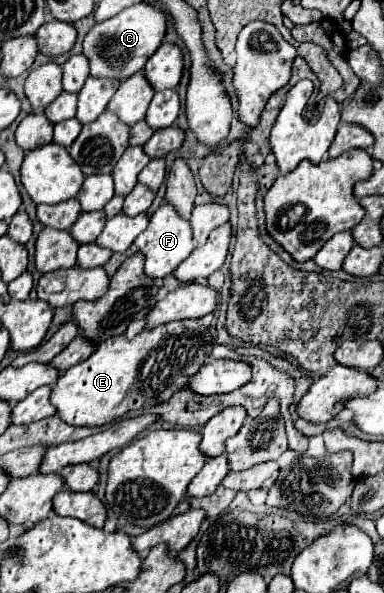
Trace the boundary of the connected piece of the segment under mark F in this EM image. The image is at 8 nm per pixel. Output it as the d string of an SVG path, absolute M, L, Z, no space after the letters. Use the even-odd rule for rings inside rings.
M164 204L160 206L152 216L150 216L150 224L148 228L134 240L134 246L136 250L144 256L144 272L146 276L150 278L164 278L168 274L172 274L178 264L182 260L186 260L192 250L194 250L194 240L192 240L192 228L190 228L190 222L184 220L182 216L178 216L178 212L170 206L170 204Z

